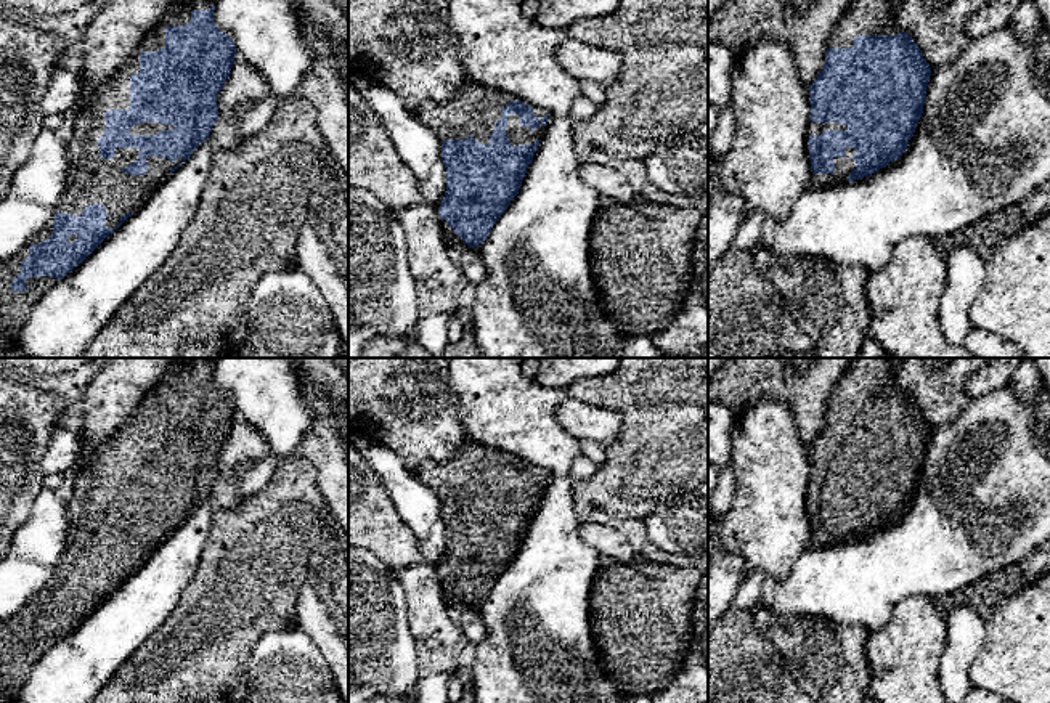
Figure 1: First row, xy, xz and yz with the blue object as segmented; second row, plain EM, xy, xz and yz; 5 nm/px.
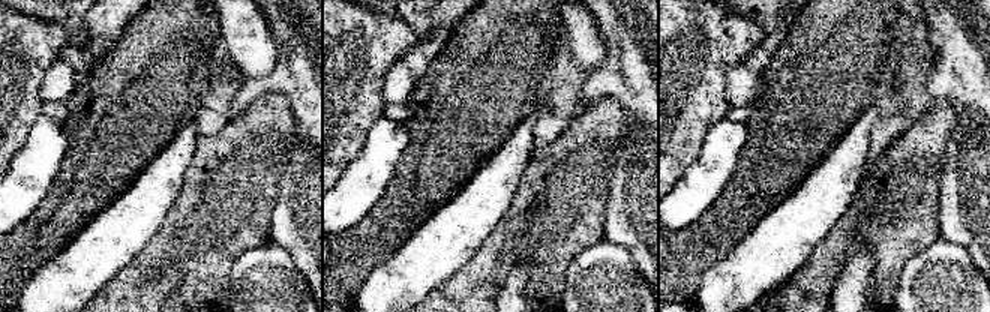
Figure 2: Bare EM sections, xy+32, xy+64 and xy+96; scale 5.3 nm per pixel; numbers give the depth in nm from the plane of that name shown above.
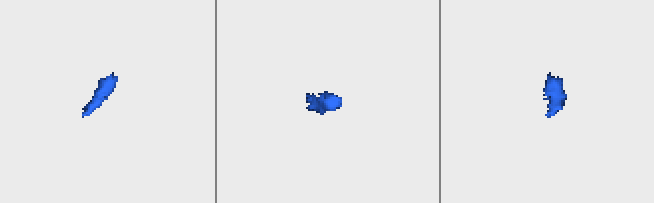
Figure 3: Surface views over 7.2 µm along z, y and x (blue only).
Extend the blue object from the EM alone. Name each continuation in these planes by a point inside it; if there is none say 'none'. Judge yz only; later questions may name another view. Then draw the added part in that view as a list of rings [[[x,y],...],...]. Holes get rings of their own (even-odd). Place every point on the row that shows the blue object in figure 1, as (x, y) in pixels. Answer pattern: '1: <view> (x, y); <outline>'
1: yz (843, 166); [[[844,148],[844,157],[833,157],[833,173],[811,173],[809,188],[836,186],[848,180],[849,173],[856,169],[856,162],[851,159],[856,154],[854,148]]]

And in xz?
1: xz (517, 134); [[[509,114],[506,133],[512,146],[533,144],[543,136],[543,122],[539,122],[539,127],[536,130],[530,130],[520,124],[517,114]]]

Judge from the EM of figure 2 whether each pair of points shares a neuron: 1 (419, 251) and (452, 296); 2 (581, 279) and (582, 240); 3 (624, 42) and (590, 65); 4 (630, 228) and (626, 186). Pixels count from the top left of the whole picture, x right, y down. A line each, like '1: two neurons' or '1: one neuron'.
1: two neurons
2: two neurons
3: two neurons
4: one neuron

